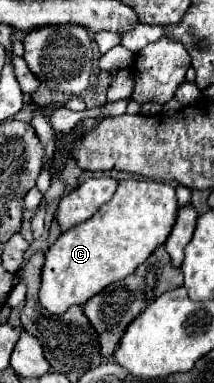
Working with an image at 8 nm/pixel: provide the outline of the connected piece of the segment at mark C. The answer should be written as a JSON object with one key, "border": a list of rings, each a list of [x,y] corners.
{"border":[[[122,180],[114,198],[92,218],[62,232],[46,250],[40,284],[40,304],[50,314],[64,314],[70,306],[84,306],[94,294],[132,274],[158,244],[164,244],[178,210],[170,184],[150,180]]]}

